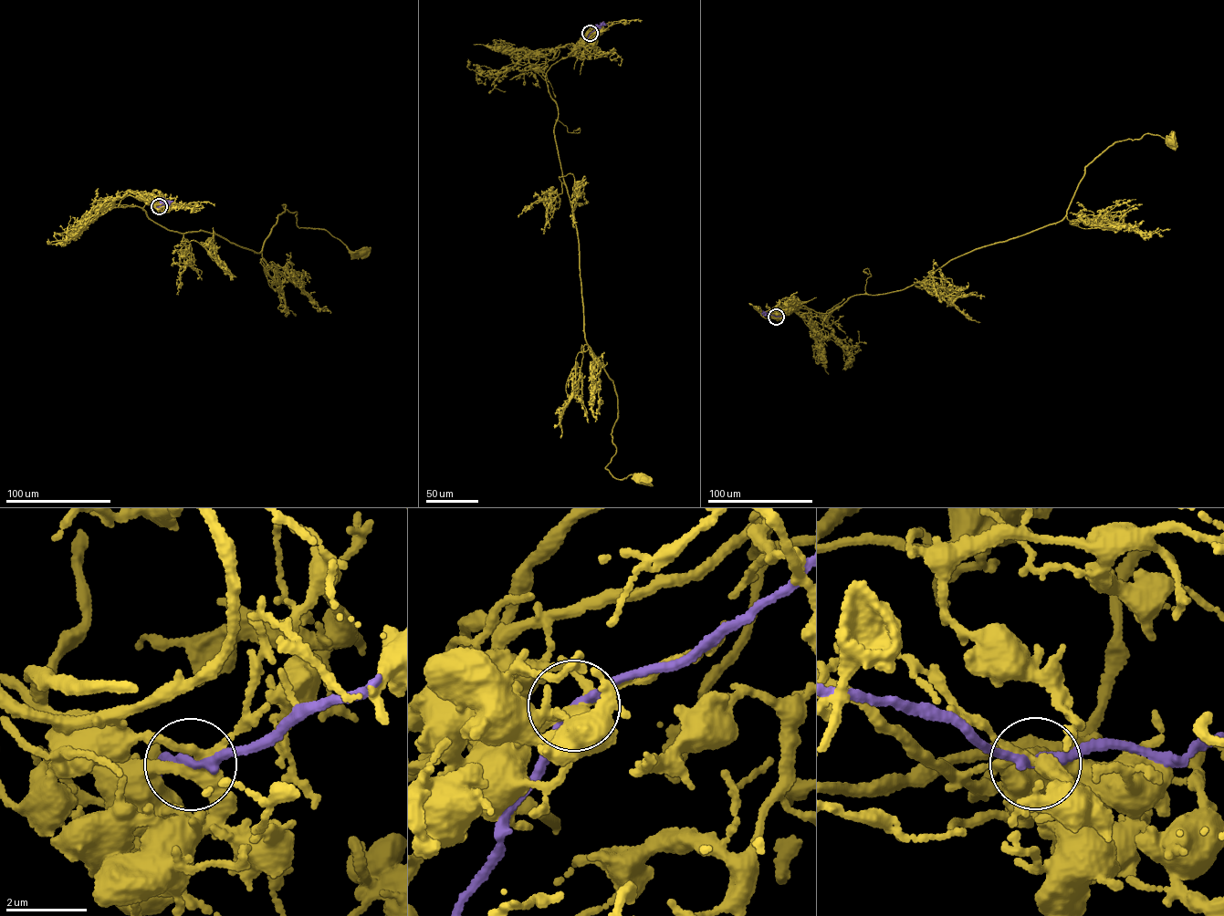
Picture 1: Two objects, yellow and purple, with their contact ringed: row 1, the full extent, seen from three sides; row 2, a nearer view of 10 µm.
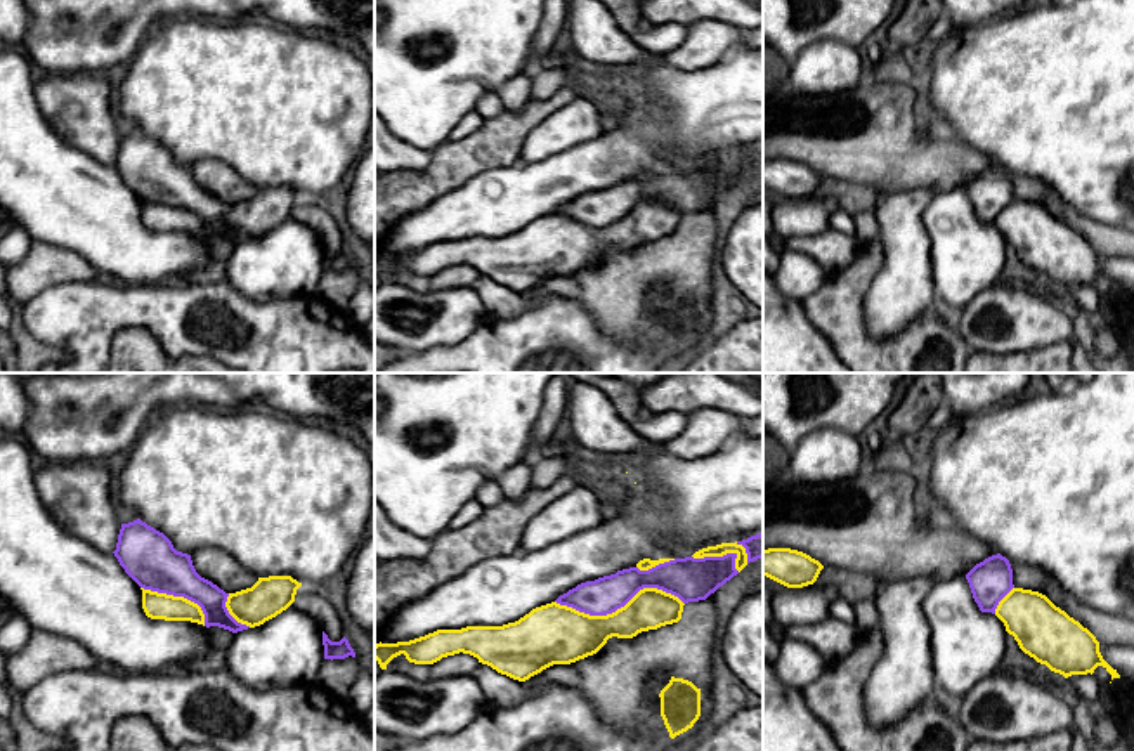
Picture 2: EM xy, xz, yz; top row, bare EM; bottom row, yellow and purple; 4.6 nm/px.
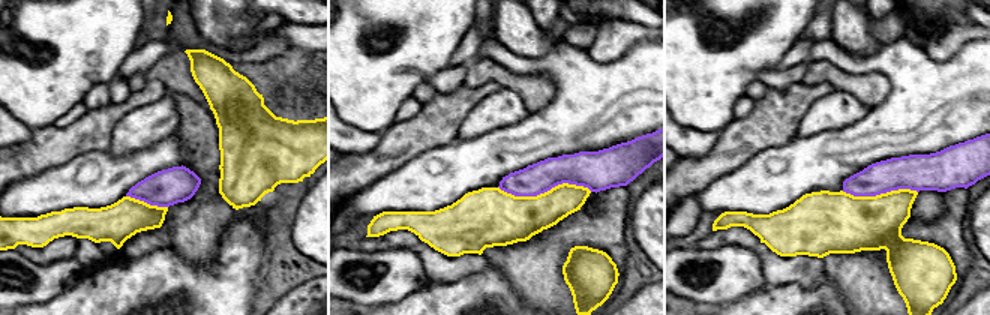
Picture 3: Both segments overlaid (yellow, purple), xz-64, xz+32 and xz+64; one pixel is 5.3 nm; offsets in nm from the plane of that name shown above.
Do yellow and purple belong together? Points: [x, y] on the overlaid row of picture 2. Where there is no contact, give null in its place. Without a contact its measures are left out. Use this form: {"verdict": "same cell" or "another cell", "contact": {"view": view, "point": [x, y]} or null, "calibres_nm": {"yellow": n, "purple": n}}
{"verdict": "same cell", "contact": {"view": "xz", "point": [619, 609]}, "calibres_nm": {"yellow": 240, "purple": 170}}

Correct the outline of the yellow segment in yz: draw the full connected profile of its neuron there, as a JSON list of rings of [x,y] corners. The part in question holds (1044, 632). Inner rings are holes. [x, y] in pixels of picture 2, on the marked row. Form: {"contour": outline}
{"contour": [[[1000,553],[976,564],[968,574],[974,602],[981,612],[995,614],[1020,649],[1063,675],[1094,673],[1103,666],[1120,678],[1099,652],[1099,642],[1079,621],[1056,607],[1046,595],[1013,584],[1013,569]]]}

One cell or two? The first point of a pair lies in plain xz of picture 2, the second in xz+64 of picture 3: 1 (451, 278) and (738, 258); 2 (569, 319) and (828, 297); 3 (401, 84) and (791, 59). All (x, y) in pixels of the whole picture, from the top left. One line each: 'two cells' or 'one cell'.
1: two cells
2: one cell
3: two cells

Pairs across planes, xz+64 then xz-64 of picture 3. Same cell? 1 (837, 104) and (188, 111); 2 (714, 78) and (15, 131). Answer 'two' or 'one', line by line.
1: two
2: two

